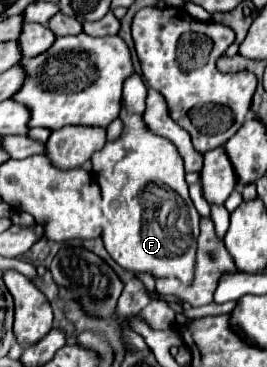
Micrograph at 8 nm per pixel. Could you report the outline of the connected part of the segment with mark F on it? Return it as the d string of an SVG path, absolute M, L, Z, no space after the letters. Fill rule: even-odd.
M137 72L123 84L119 118L125 130L119 140L107 142L93 154L93 172L103 192L103 242L109 256L127 272L149 272L157 278L179 278L191 282L199 238L199 212L189 198L183 160L175 146L145 130L141 114L145 110L147 88Z

